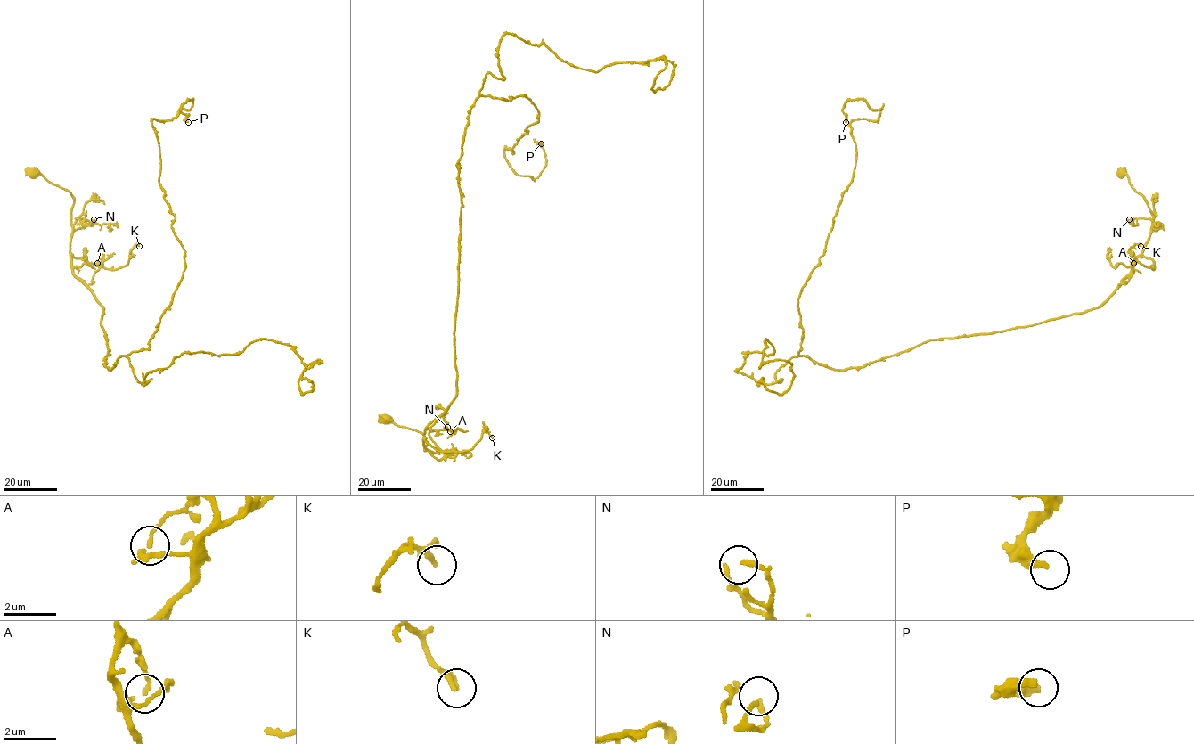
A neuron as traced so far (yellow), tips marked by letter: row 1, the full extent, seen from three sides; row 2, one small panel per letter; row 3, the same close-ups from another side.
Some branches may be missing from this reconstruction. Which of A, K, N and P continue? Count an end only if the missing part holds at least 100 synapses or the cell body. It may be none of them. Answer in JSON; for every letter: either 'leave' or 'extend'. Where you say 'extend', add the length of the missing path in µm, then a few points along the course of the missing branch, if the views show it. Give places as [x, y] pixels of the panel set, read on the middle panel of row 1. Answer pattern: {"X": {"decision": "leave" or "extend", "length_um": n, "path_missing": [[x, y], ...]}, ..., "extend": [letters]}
{"A": {"decision": "leave"}, "K": {"decision": "leave"}, "N": {"decision": "leave"}, "P": {"decision": "leave"}, "extend": []}

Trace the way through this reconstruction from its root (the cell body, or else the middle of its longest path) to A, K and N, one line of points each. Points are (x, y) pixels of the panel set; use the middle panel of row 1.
A: (387, 419), (420, 432), (424, 450), (425, 429), (434, 421), (442, 416), (447, 429), (457, 428), (450, 431)
K: (387, 419), (420, 432), (427, 442), (424, 450), (424, 439), (439, 451), (470, 450), (484, 427), (492, 437)
N: (387, 419), (420, 432), (427, 442), (424, 450), (439, 460), (445, 453), (429, 432), (447, 429), (447, 427)

